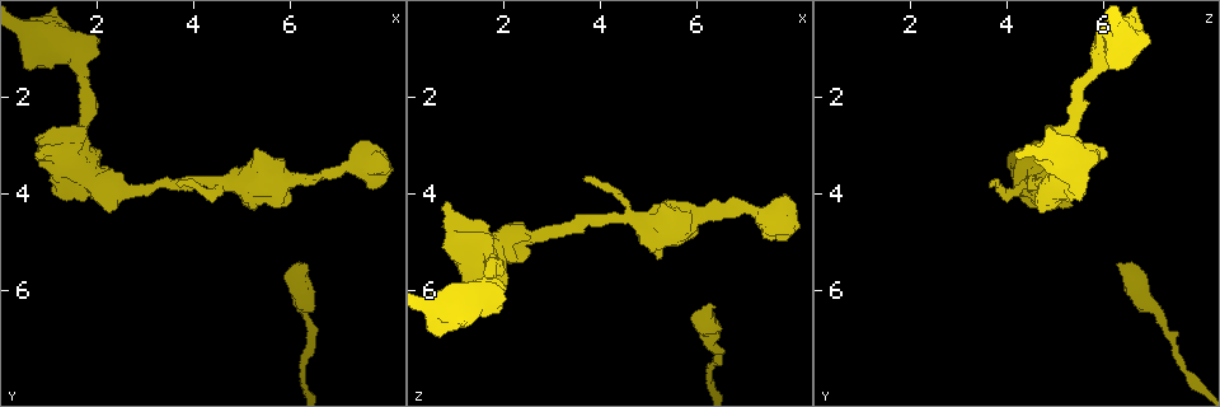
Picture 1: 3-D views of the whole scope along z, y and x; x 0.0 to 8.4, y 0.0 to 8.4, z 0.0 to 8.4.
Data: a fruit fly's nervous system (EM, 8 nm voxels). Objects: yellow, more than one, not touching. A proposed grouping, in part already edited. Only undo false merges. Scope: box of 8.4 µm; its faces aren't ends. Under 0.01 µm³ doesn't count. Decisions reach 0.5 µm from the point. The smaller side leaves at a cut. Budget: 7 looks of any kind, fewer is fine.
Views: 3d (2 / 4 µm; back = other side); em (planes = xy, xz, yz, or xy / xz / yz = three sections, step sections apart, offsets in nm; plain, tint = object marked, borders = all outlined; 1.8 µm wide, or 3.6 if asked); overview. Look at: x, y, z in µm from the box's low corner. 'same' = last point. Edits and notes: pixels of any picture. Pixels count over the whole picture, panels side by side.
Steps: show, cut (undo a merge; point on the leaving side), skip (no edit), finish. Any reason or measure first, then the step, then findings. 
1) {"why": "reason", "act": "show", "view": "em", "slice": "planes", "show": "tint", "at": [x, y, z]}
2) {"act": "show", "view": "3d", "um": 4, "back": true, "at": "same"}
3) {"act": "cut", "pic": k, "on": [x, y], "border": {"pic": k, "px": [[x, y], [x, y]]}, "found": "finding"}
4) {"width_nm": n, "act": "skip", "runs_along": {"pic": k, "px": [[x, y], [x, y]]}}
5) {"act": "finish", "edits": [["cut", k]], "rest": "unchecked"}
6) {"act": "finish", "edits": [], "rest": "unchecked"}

{"why": "sudden change in width", "act": "show", "view": "3d", "um": 4, "at": [6.25, 6.15, 6.80]}

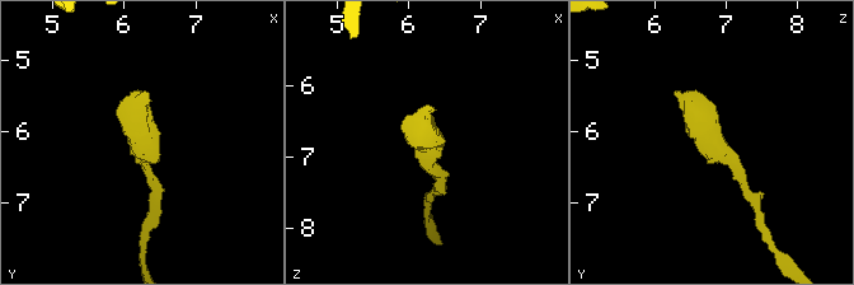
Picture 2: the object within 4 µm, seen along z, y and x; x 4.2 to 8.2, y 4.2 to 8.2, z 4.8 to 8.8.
{"why": "need the tissue", "act": "show", "view": "em", "slice": "planes", "show": "tint", "at": [6.25, 6.15, 6.80]}

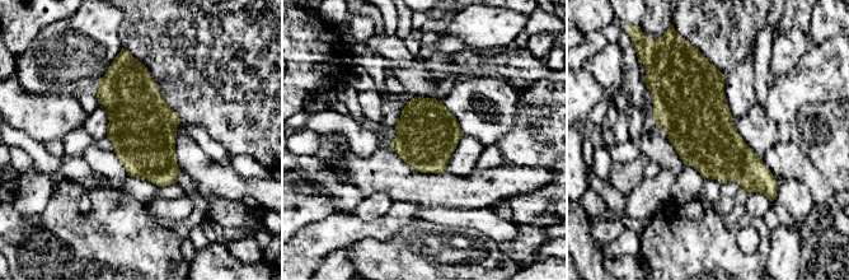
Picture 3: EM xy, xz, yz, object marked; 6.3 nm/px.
{"act": "skip", "found": "continuous, no second neuron"}

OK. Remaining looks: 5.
{"why": "abrupt turn", "act": "show", "view": "em", "slice": "planes", "show": "borders", "at": [4.35, 4.00, 4.00]}

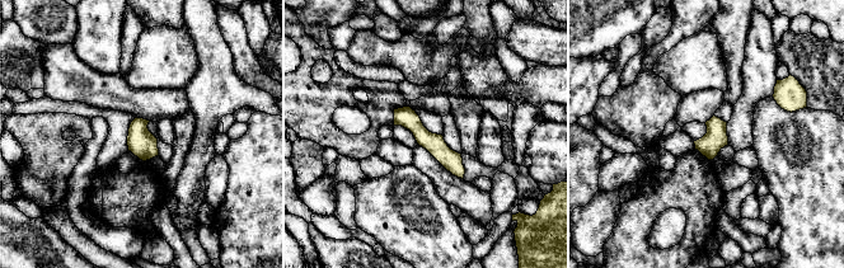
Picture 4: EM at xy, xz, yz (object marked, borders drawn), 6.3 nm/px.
{"act": "skip", "found": "all the same neuron"}

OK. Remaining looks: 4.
{"why": "thick turns thin", "act": "show", "view": "3d", "um": 4, "at": [1.80, 3.60, 5.20]}

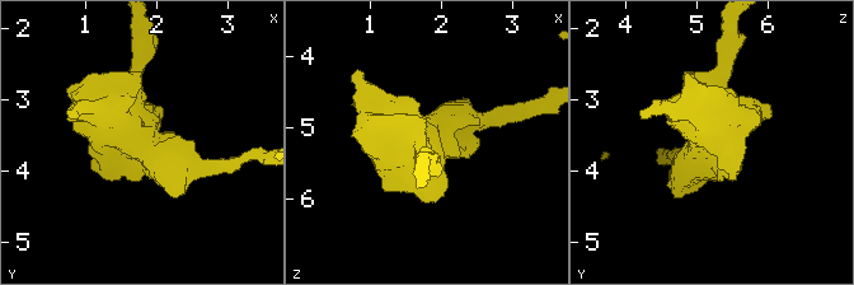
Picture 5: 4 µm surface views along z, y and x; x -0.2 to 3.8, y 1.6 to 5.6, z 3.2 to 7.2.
{"act": "show", "view": "em", "um": 3.6, "slice": "planes", "show": "plain", "at": [1.80, 3.60, 5.15]}

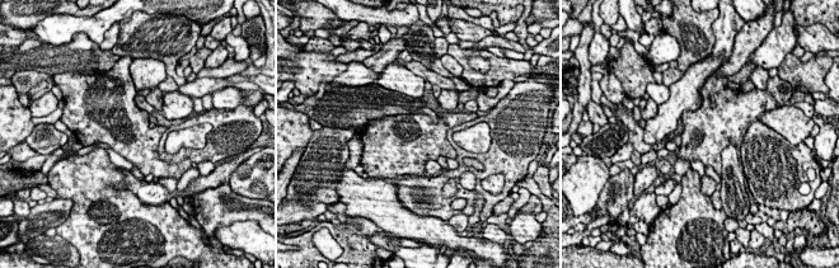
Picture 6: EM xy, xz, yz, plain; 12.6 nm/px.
{"act": "show", "view": "em", "um": 3.6, "slice": "planes", "show": "tint", "at": "same"}

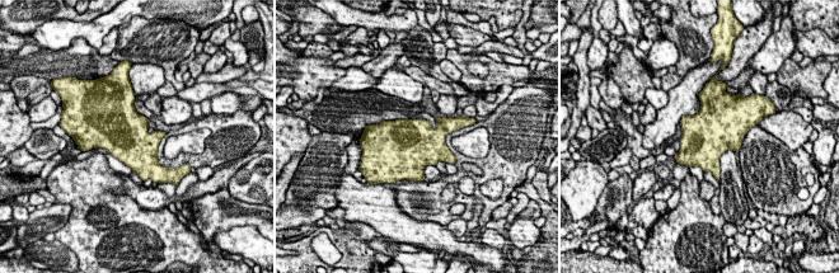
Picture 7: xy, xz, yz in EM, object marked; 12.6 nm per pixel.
{"act": "skip", "found": "all the same neuron"}

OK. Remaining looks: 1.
{"act": "finish", "edits": [], "rest": "unchecked"}

